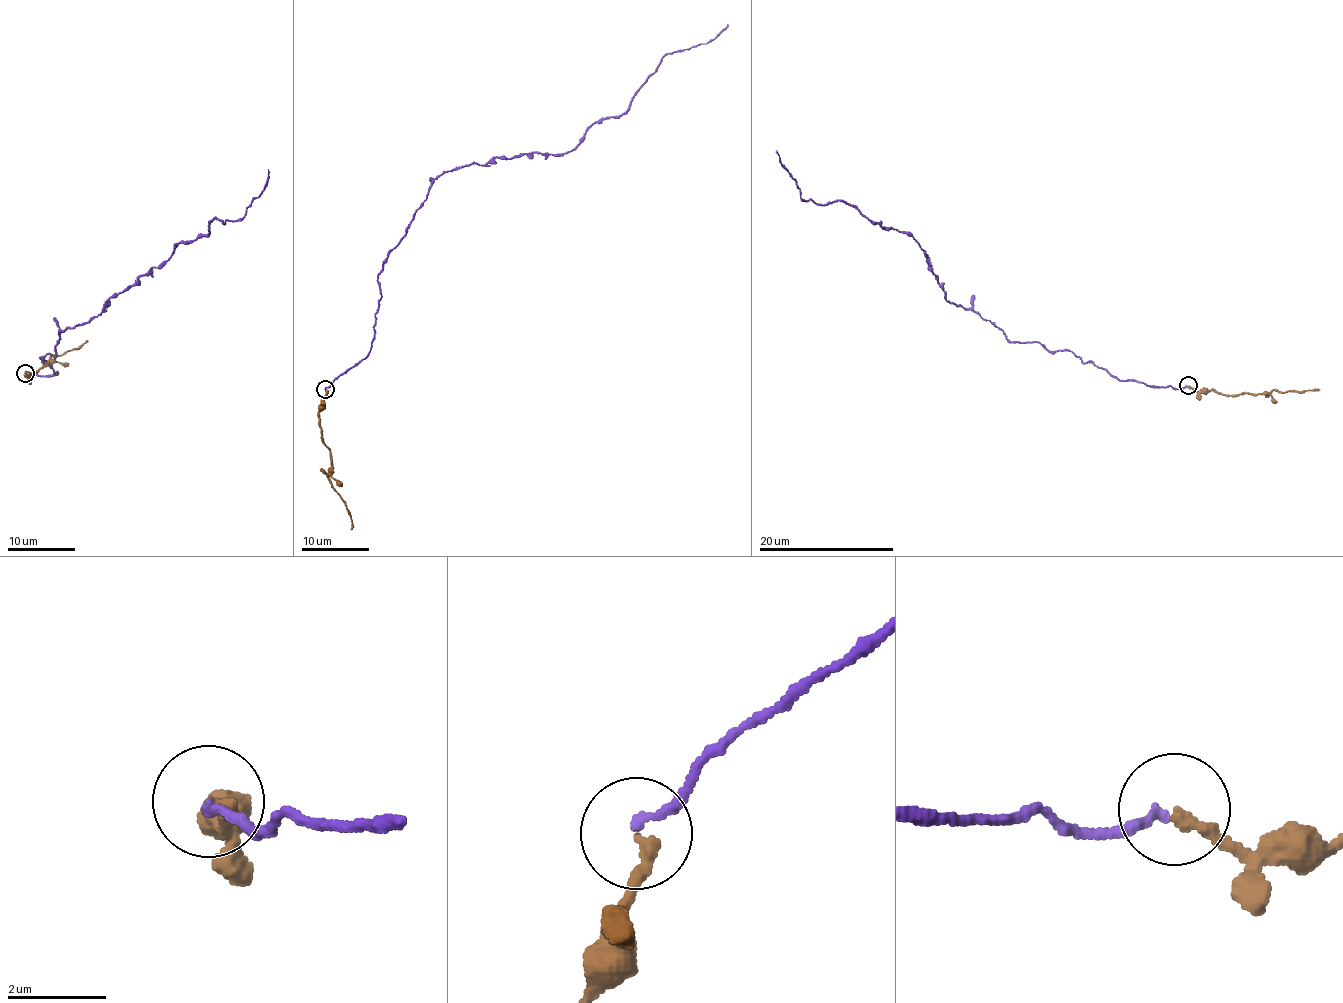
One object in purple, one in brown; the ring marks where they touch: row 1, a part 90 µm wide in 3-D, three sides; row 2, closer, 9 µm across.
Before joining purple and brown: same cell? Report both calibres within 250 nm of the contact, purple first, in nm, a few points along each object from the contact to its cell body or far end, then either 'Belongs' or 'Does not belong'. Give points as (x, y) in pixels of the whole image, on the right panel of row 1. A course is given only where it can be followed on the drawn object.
Thickness 170 nm (purple) against 240 nm. Course of purple: (1187, 385), (1116, 379), (1068, 351), (1012, 342), (945, 297), (911, 236), (842, 201), (804, 200), (777, 150). Course of brown: (1188, 385), (1197, 390), (1238, 396), (1246, 392), (1319, 390). Belongs

